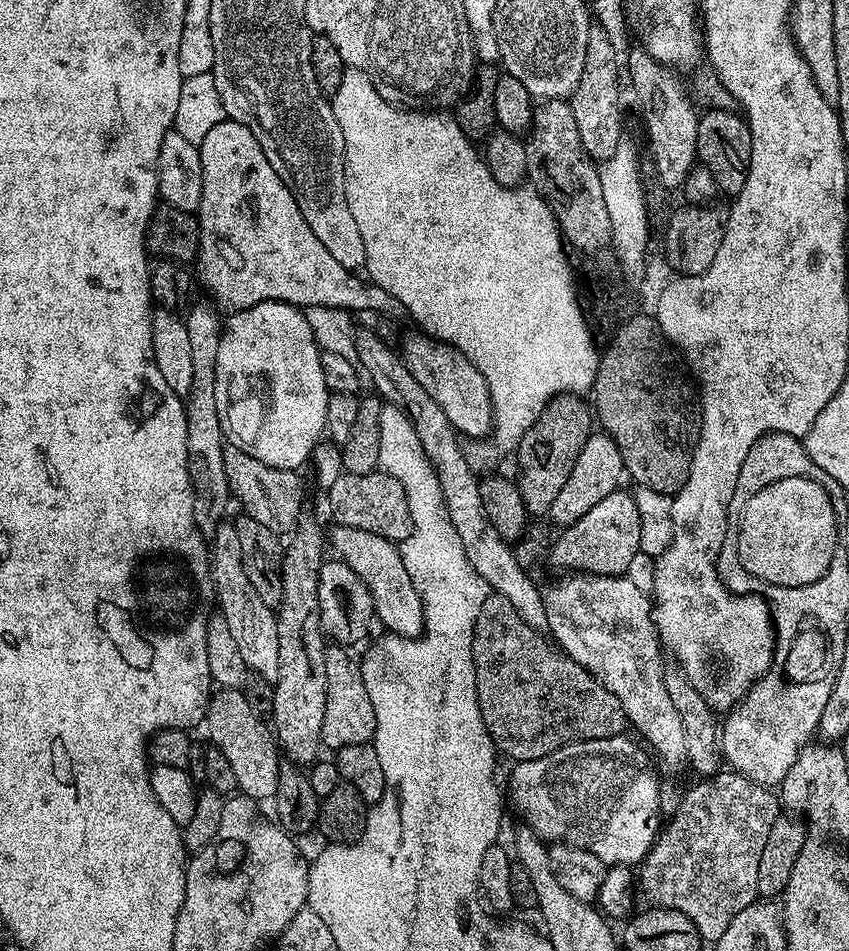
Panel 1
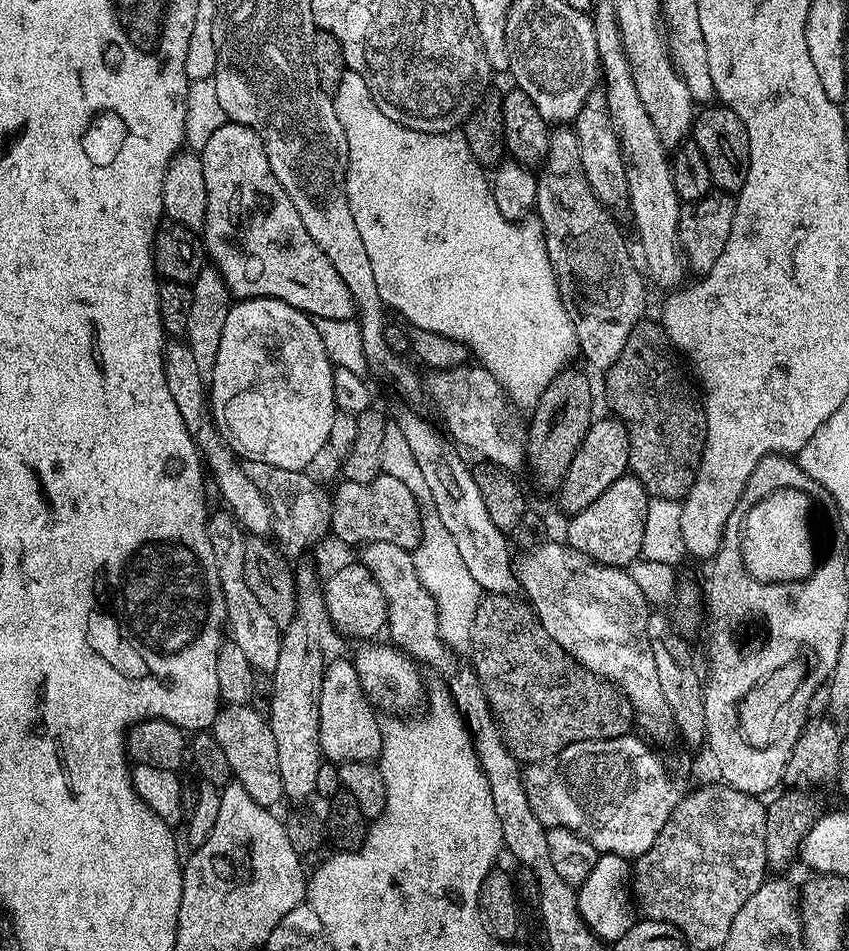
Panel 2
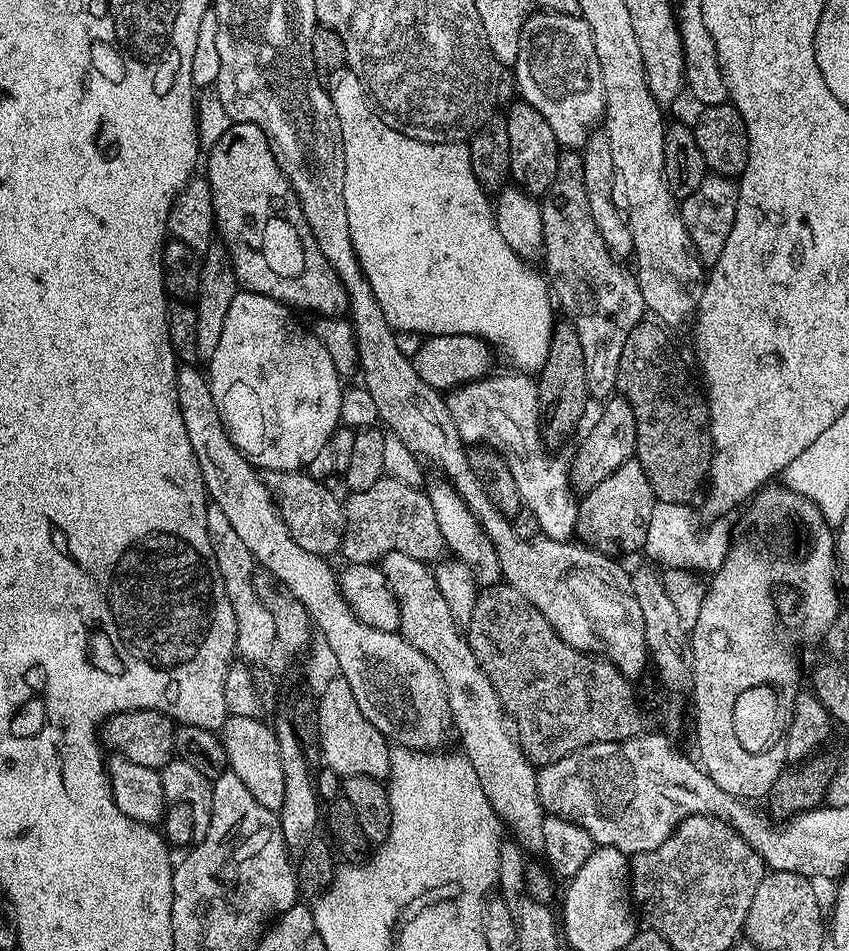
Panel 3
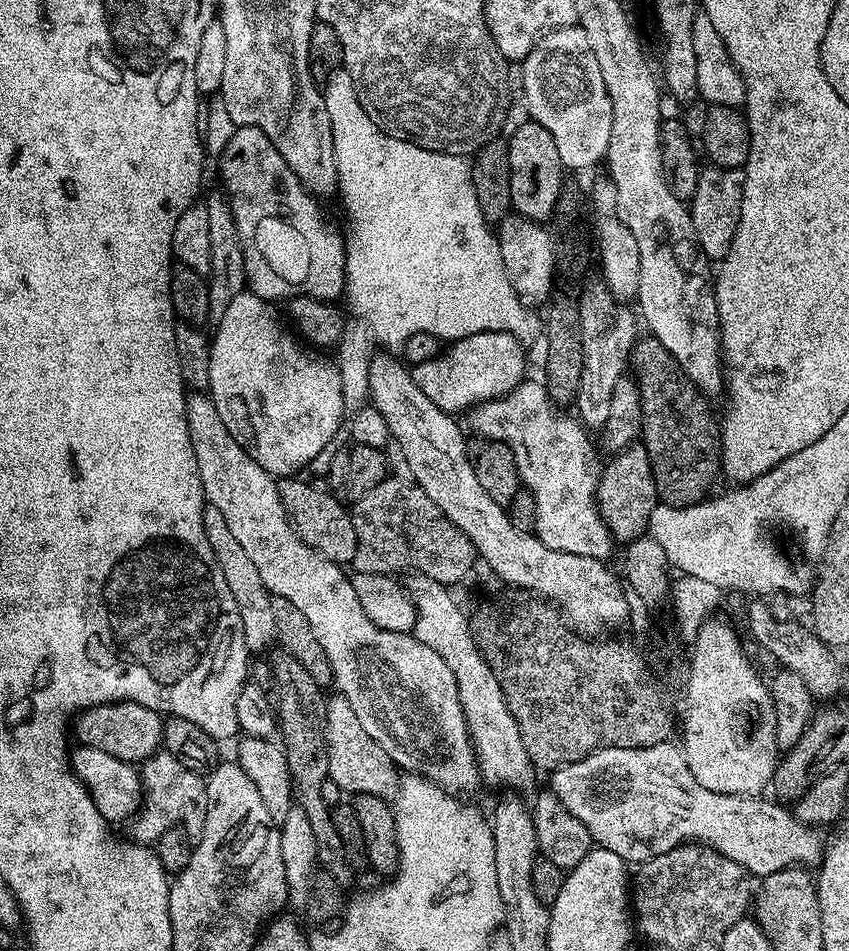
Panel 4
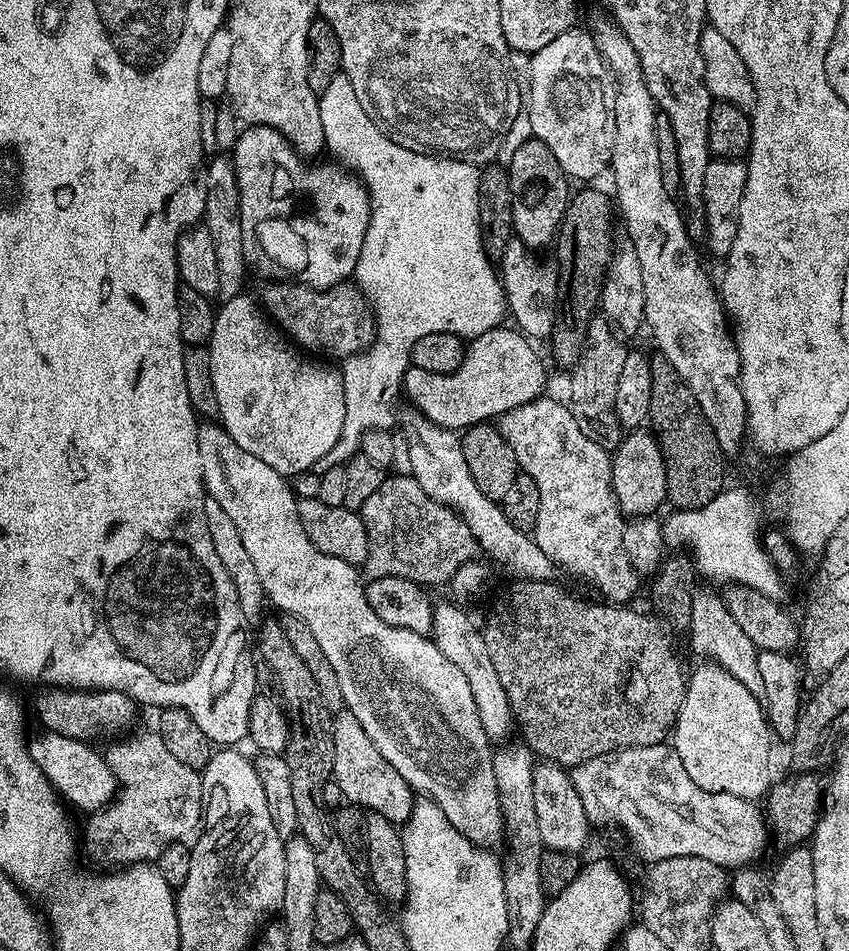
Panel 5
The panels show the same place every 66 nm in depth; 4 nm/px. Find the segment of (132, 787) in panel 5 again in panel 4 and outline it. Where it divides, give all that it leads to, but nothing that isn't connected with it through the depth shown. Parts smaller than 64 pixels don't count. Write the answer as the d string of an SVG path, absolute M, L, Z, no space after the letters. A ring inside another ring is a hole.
M157 752L143 761L142 764L142 803L135 816L131 817L133 841L151 845L166 830L177 826L185 829L199 830L204 826L204 811L206 810L206 780L201 773L186 770L178 758L169 752Z

